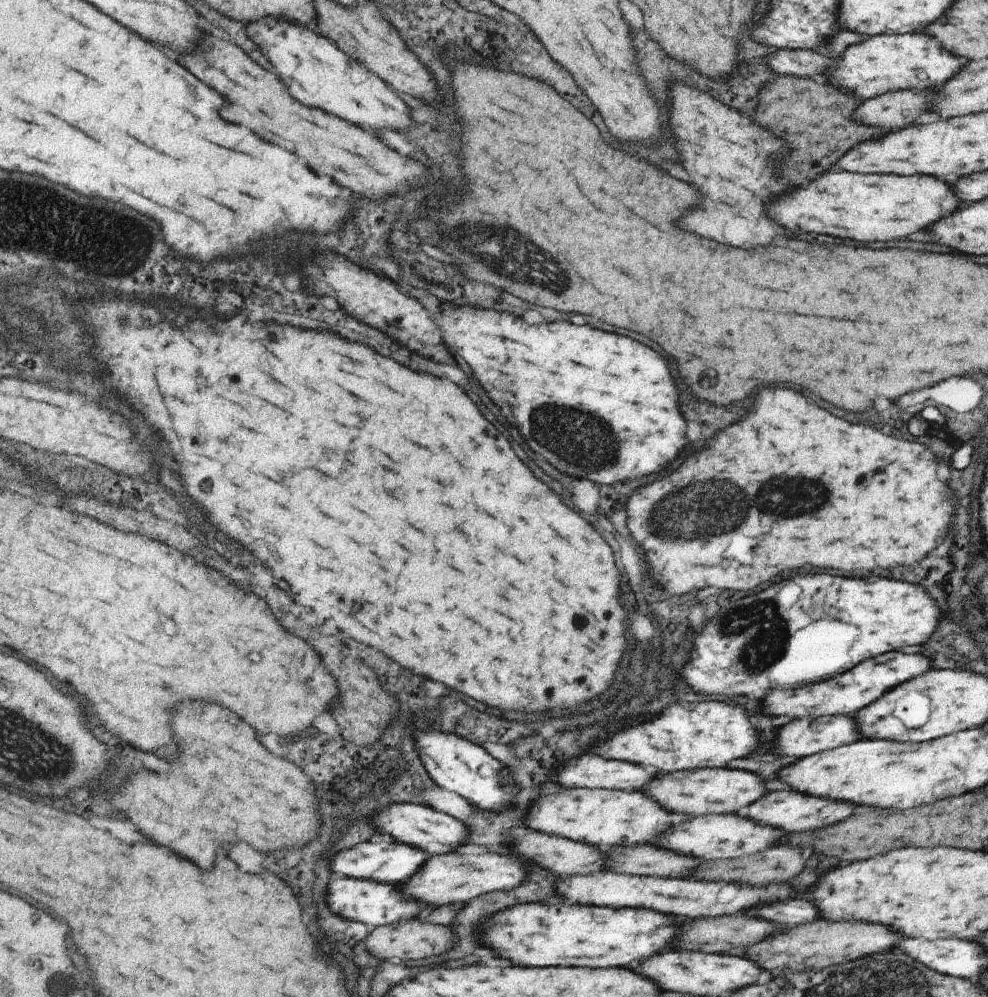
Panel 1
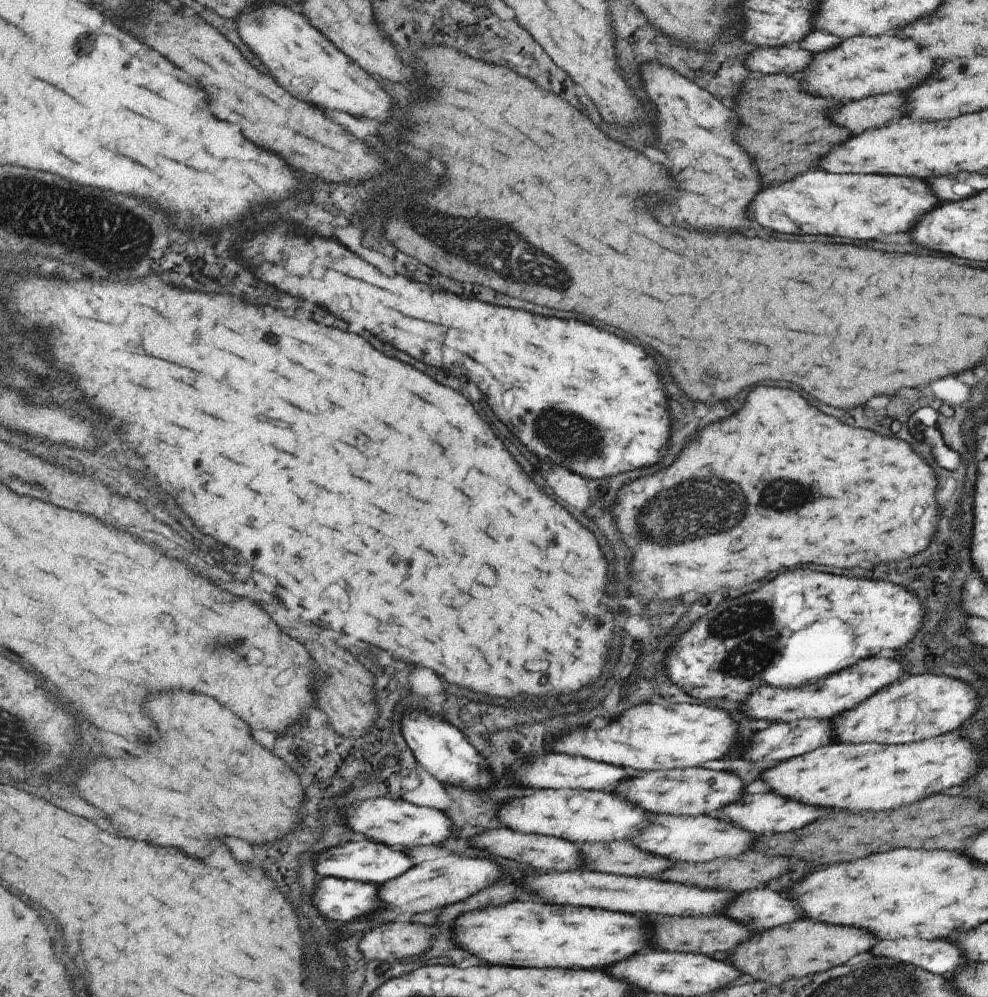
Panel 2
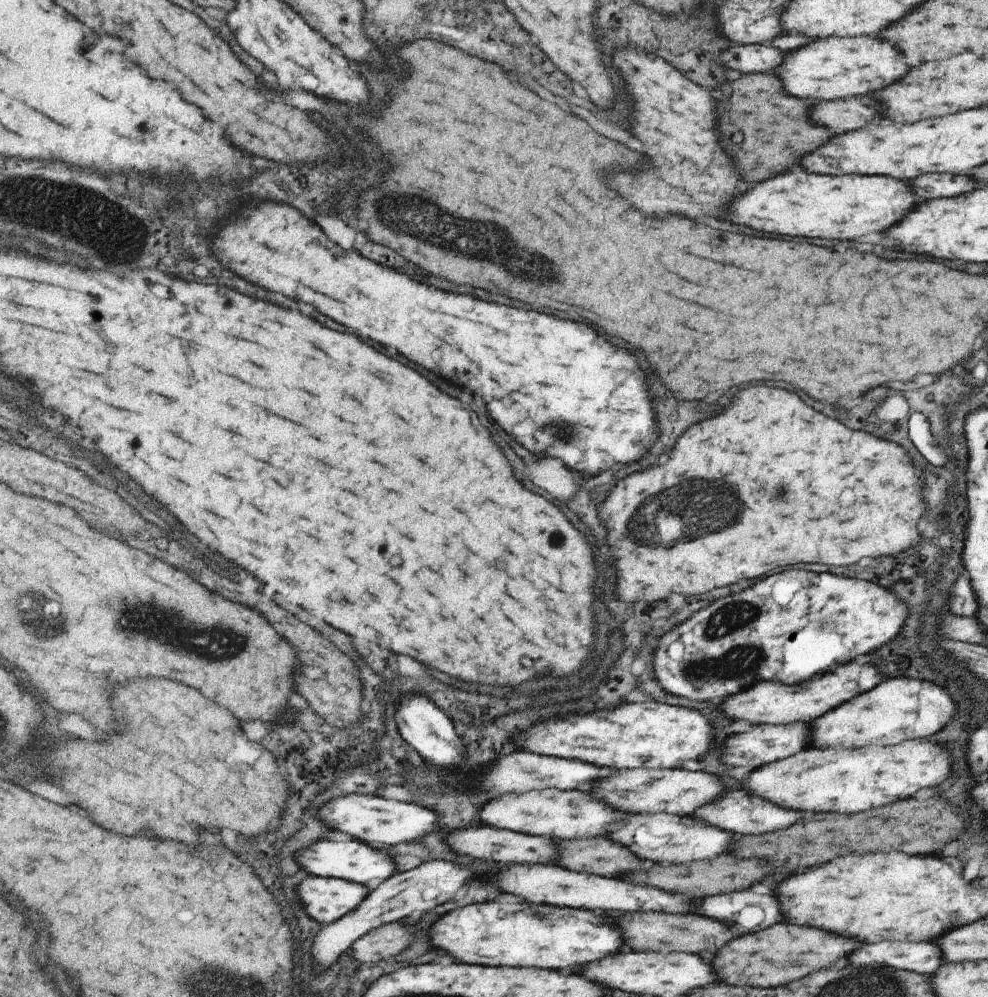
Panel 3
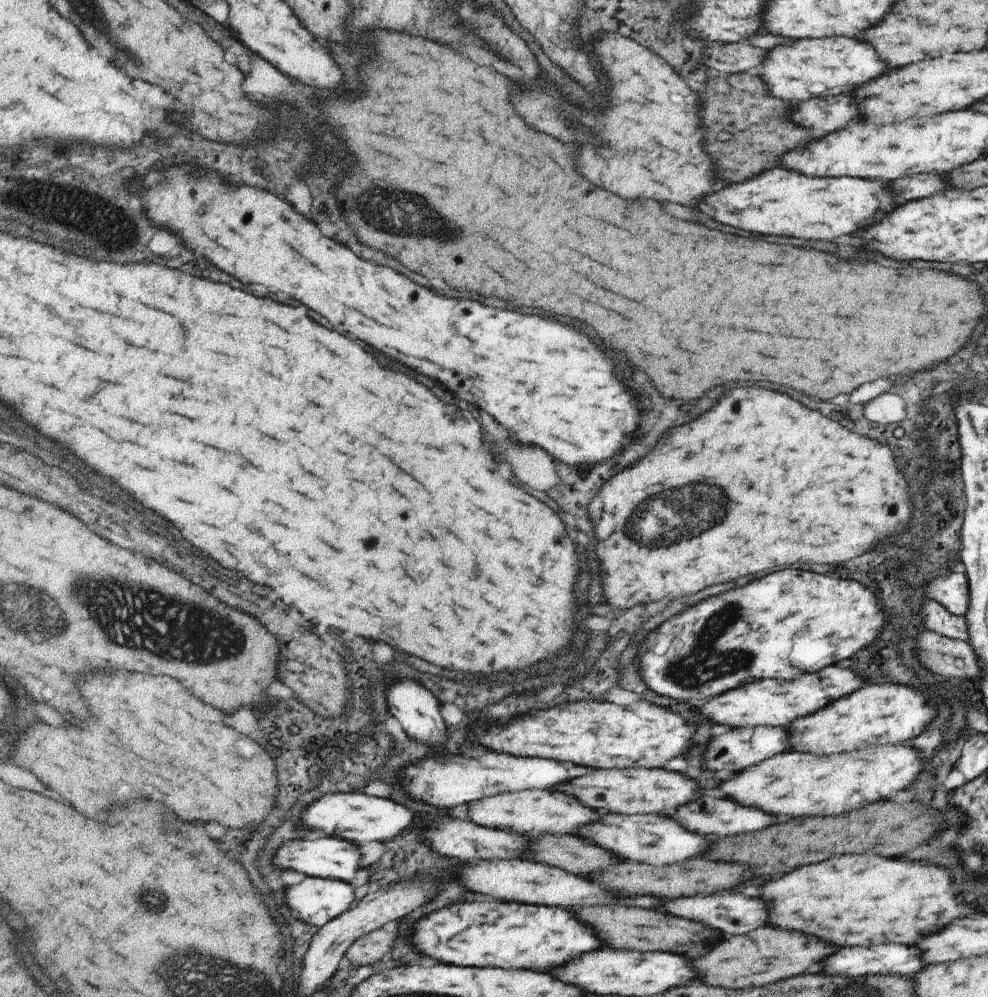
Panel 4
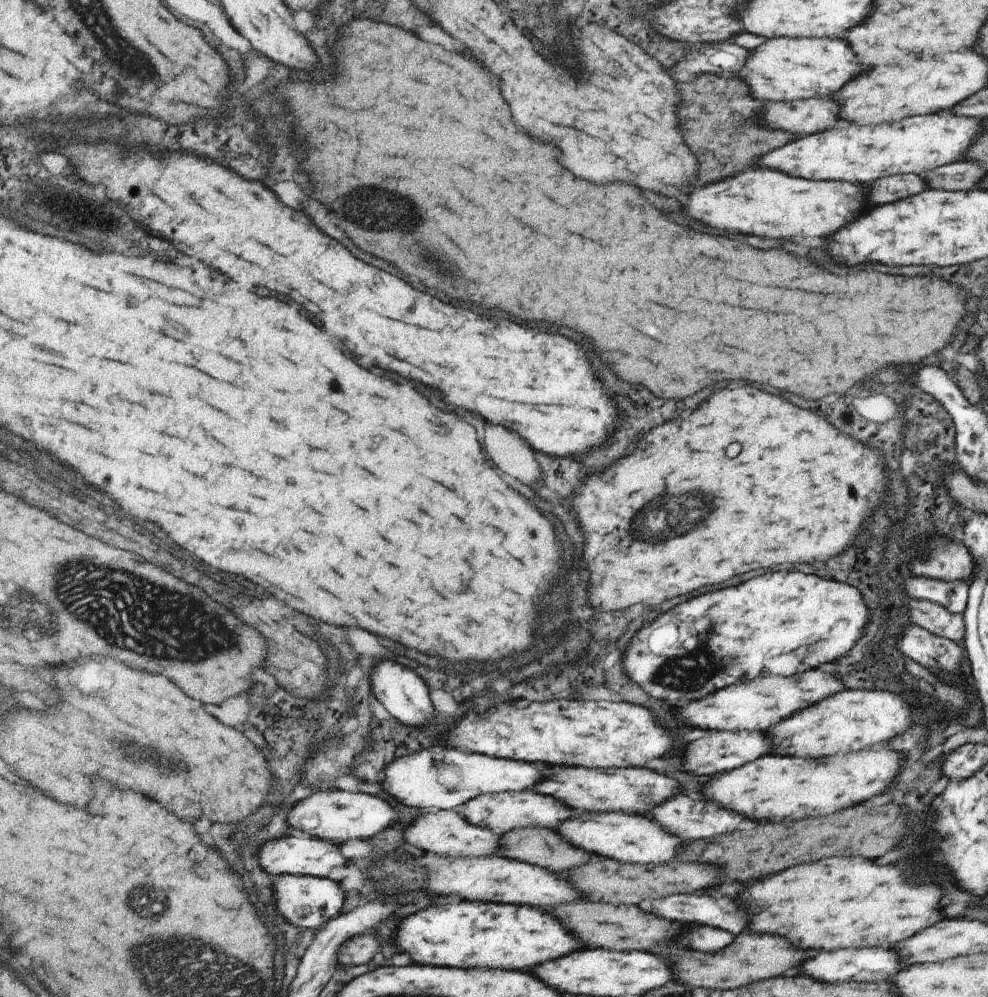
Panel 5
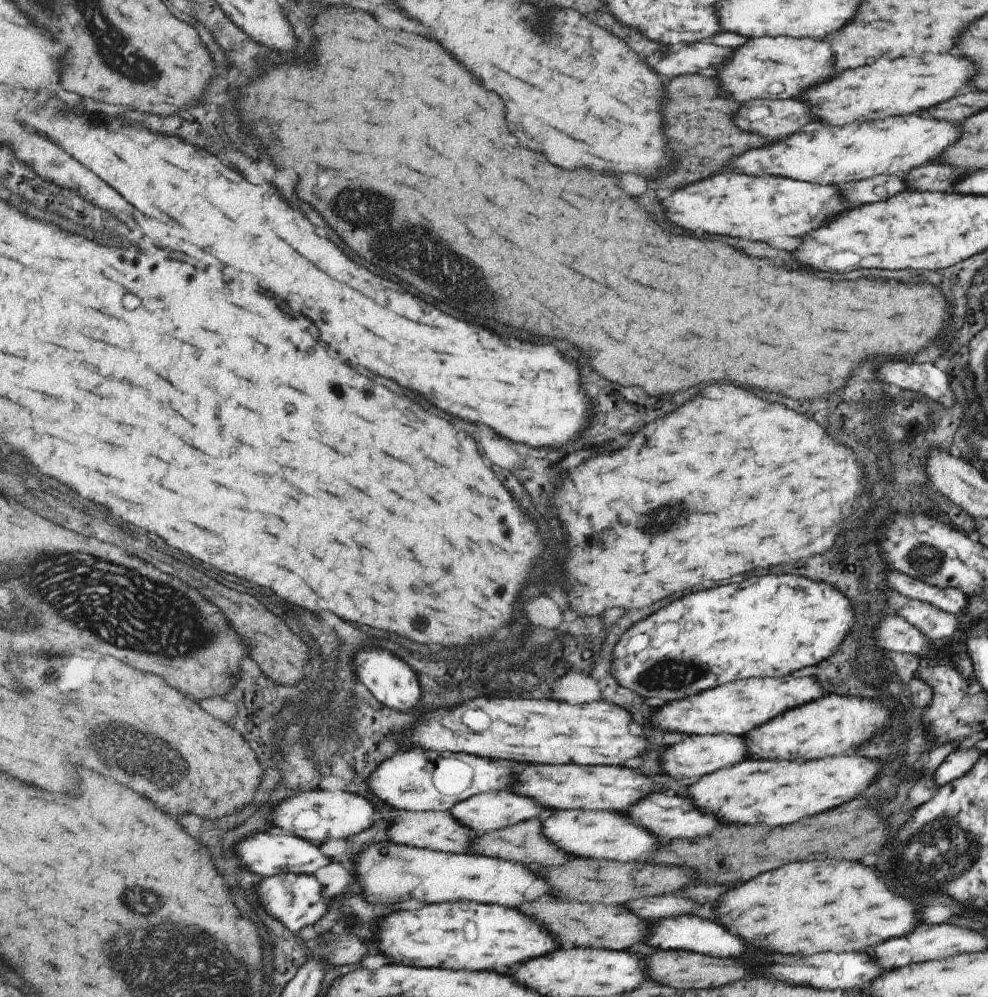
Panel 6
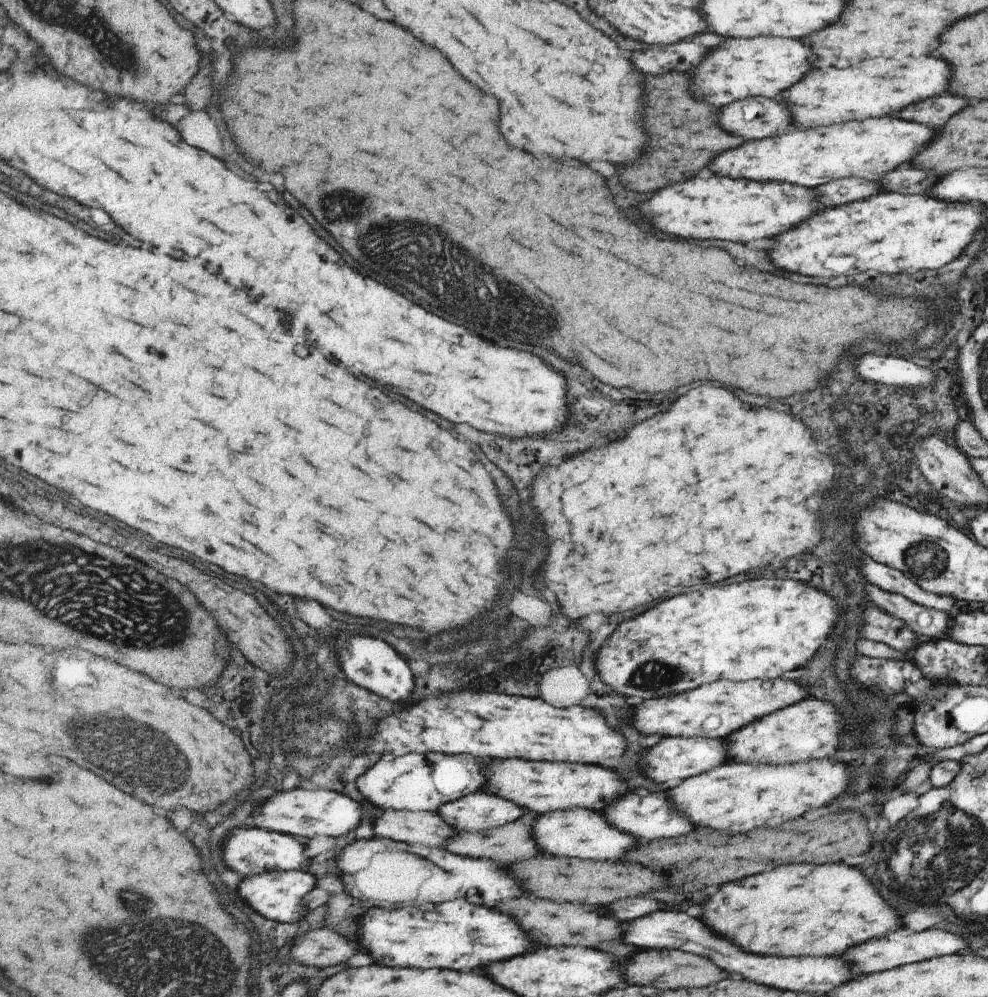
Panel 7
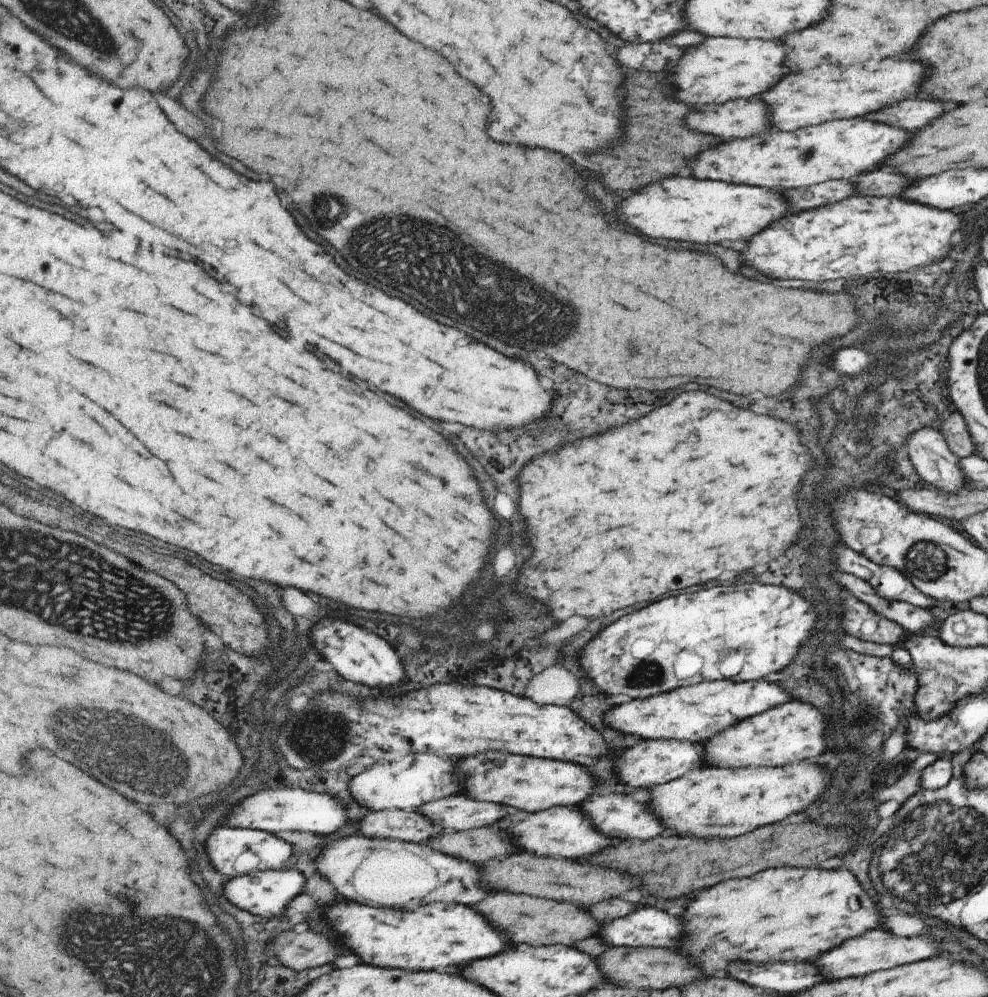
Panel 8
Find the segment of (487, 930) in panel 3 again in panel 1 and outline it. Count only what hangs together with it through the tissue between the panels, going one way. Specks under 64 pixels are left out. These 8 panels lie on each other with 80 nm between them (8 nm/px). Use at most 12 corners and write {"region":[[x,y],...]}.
{"region":[[515,904],[481,944],[523,966],[635,968],[667,948],[663,913]]}

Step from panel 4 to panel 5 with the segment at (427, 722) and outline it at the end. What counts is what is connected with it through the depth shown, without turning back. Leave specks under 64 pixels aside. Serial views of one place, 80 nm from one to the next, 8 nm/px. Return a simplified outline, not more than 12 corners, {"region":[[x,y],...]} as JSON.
{"region":[[383,660],[365,678],[397,721],[419,726],[436,709],[415,670]]}

